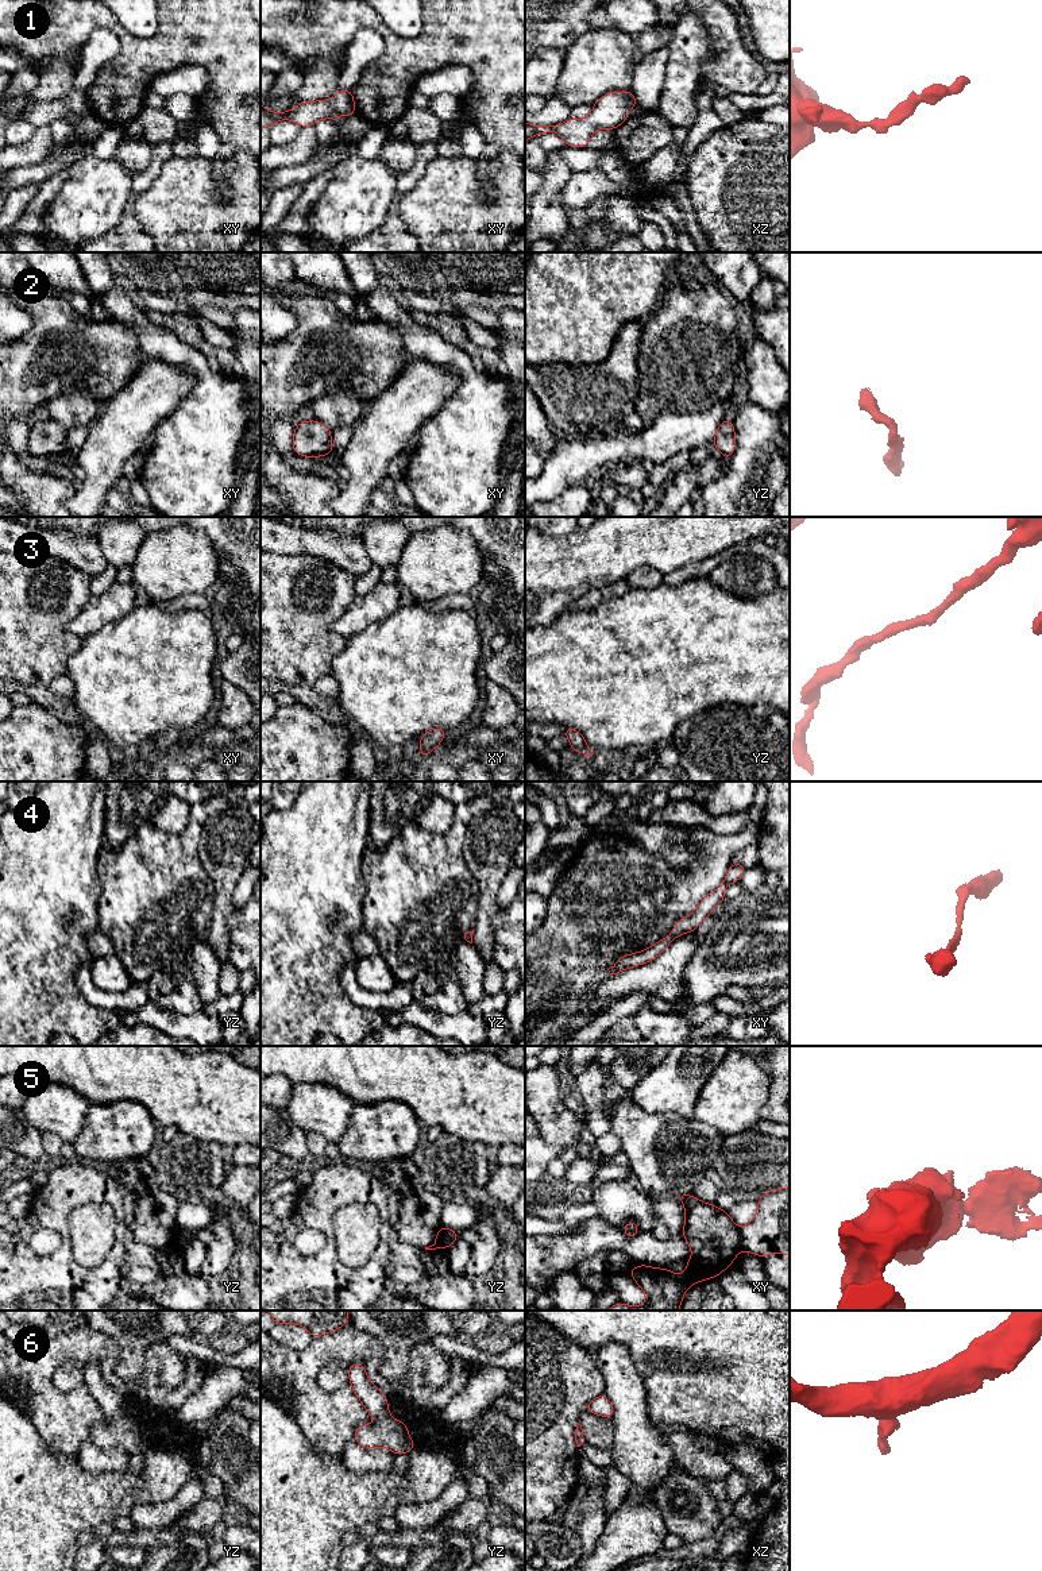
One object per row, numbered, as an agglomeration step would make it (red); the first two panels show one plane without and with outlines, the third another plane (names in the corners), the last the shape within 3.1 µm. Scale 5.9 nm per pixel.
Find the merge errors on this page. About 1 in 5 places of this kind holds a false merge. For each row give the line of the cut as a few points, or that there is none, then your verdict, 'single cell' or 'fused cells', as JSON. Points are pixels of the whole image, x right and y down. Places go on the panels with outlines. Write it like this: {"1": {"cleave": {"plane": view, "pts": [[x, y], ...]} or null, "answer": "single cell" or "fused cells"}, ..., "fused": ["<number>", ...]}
{"1": {"cleave": null, "answer": "single cell"}, "2": {"cleave": null, "answer": "single cell"}, "3": {"cleave": null, "answer": "single cell"}, "4": {"cleave": null, "answer": "single cell"}, "5": {"cleave": {"plane": "yz", "pts": [[444, 1228], [447, 1247]]}, "answer": "fused cells"}, "6": {"cleave": null, "answer": "single cell"}, "fused": ["5"]}

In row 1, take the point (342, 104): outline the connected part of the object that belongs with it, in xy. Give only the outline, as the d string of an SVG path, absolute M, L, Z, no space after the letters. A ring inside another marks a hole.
M340 89L331 100L300 103L287 112L269 112L260 104L260 130L281 120L294 120L300 127L313 126L316 121L335 116L352 116L356 112L352 92Z

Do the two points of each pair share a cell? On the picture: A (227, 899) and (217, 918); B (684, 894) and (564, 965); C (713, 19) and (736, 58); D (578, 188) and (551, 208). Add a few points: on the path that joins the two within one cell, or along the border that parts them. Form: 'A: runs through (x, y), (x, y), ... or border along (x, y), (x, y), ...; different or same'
A: runs through (224, 903), (220, 914); same
B: border along (554, 953), (613, 953), (617, 956); different
C: runs through (722, 29), (728, 49); same
D: border along (574, 173), (560, 196), (560, 205), (564, 212); different

